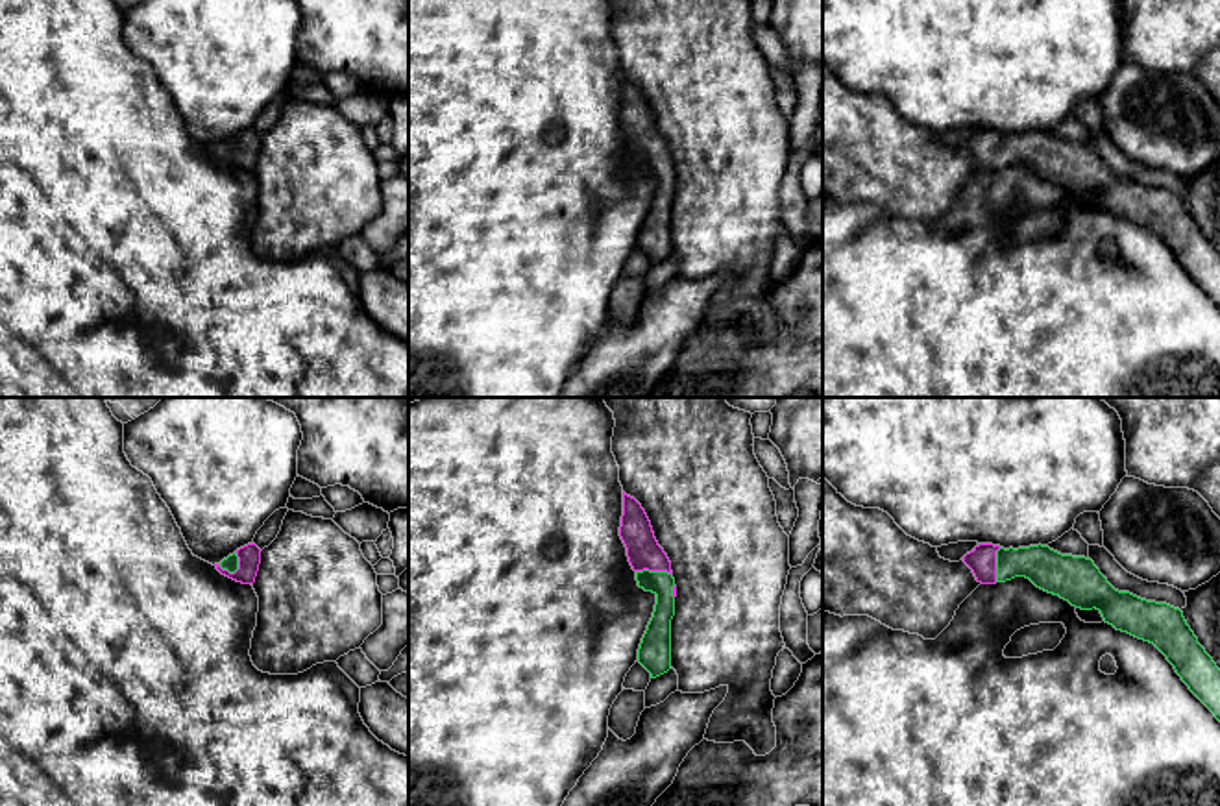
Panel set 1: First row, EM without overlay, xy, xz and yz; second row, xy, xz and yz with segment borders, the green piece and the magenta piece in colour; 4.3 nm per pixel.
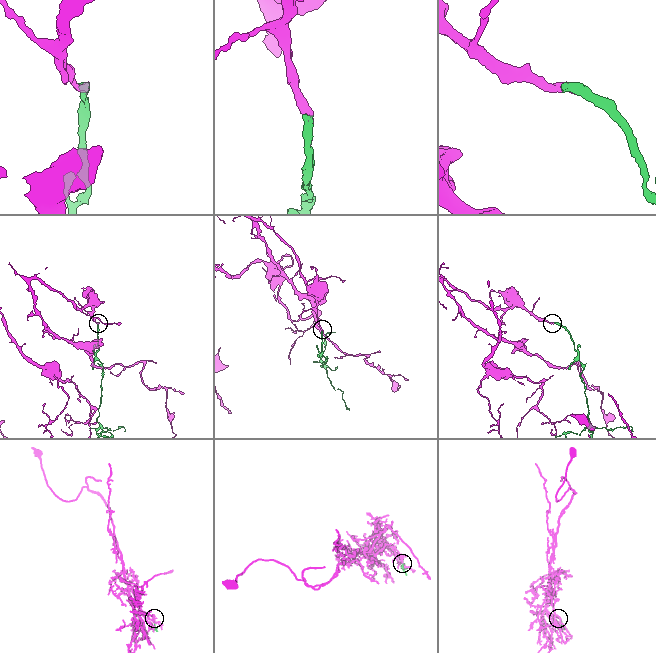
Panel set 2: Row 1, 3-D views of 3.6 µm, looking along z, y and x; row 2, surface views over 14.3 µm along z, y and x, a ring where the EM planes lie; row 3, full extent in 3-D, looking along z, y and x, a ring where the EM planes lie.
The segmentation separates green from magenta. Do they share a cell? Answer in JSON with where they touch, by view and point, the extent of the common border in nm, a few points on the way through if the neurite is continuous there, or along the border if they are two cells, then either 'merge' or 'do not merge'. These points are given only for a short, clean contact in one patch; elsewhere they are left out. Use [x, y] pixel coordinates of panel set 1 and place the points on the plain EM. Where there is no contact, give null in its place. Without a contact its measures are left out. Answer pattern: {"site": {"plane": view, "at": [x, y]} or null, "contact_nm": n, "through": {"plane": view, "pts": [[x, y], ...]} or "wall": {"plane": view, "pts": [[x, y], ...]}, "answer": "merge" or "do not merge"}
{"site": {"plane": "xy", "at": [235, 156]}, "contact_nm": 110, "answer": "merge"}

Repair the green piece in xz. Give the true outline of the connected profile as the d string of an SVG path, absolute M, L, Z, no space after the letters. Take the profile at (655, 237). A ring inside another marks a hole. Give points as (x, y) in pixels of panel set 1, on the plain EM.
M623 78L619 122L636 157L638 172L656 181L656 190L638 235L638 248L656 264L671 255L671 205L677 172L671 148L658 131L641 91Z

